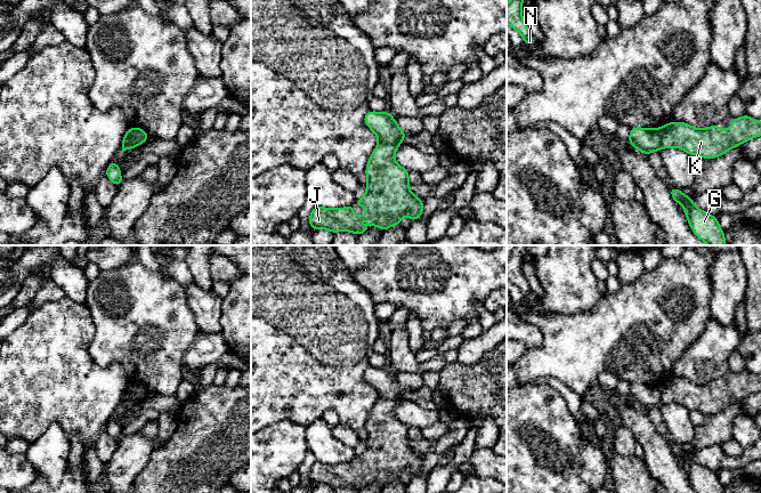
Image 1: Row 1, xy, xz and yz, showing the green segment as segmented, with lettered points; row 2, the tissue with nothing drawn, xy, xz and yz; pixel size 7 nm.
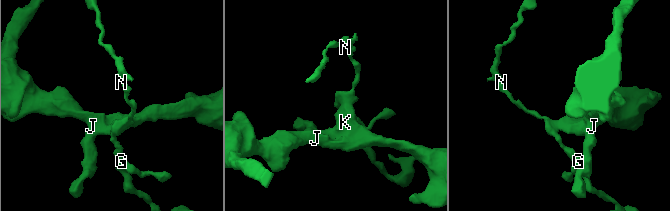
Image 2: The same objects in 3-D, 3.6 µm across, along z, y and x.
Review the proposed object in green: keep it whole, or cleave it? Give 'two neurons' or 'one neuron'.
one neuron

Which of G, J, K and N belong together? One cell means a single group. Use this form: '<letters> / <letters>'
G J K N

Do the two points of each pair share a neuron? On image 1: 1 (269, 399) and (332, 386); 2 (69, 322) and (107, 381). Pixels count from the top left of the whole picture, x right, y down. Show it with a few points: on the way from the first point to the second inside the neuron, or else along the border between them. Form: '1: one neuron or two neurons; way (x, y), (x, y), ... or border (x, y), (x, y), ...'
1: one neuron; way (285, 388), (316, 388)
2: one neuron; way (69, 339), (69, 350), (90, 372)

